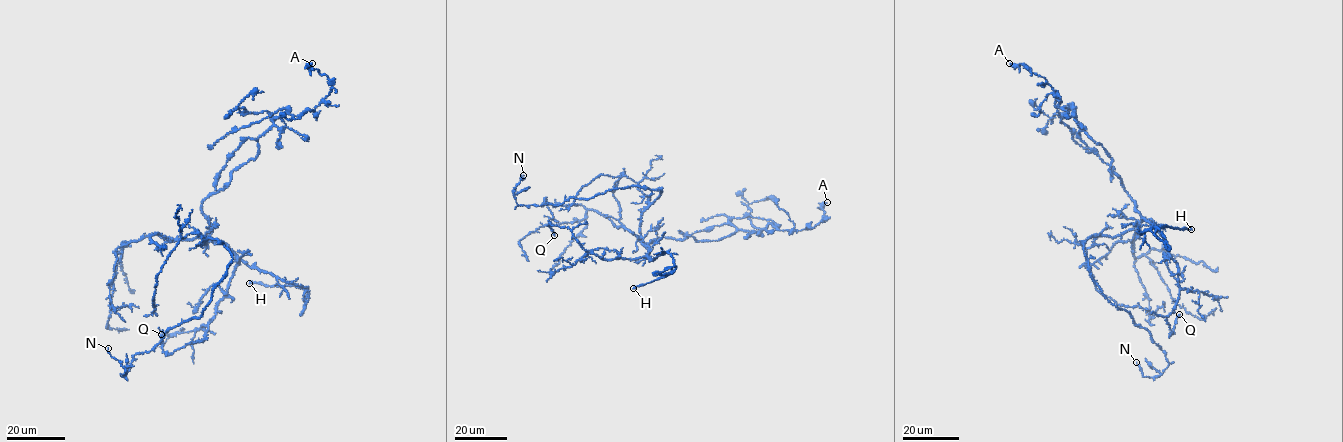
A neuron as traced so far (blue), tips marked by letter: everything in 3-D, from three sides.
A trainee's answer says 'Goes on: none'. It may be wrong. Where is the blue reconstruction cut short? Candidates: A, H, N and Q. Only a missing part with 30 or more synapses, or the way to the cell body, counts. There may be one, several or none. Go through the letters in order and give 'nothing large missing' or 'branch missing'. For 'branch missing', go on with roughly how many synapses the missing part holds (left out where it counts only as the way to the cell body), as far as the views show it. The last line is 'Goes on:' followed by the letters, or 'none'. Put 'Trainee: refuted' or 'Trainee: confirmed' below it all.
A: nothing large missing
H: branch missing
N: nothing large missing
Q: nothing large missing
Goes on: H
Trainee: refuted

